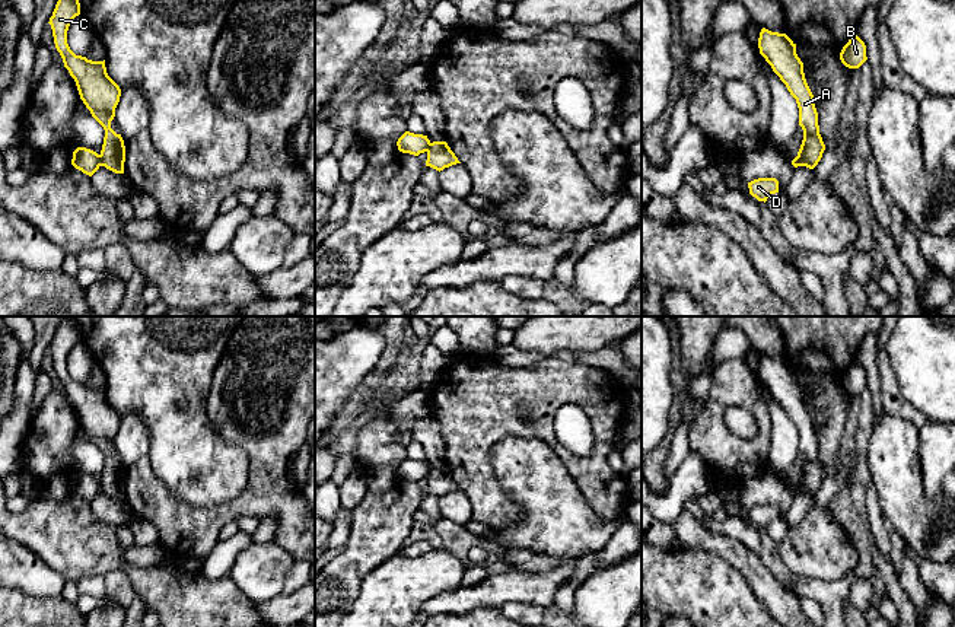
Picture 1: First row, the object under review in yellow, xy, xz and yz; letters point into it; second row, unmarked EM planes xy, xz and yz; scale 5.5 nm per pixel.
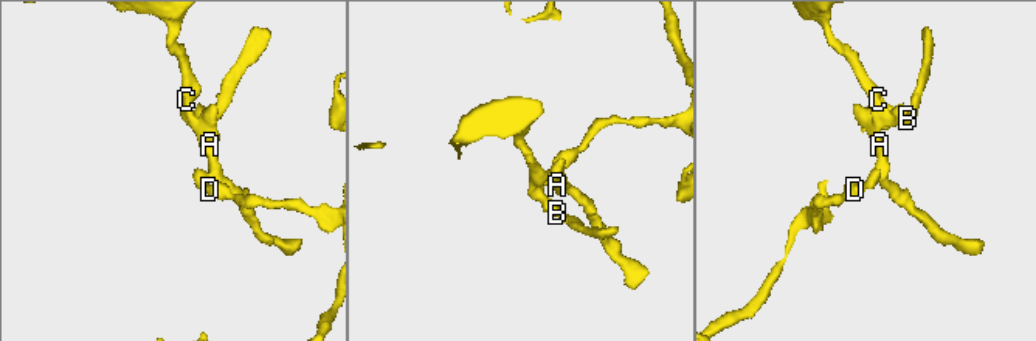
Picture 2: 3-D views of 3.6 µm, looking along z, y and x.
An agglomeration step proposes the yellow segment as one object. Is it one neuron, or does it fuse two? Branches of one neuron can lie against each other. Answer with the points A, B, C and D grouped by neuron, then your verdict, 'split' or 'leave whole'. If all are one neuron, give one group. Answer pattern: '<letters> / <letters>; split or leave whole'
A B C / D; split

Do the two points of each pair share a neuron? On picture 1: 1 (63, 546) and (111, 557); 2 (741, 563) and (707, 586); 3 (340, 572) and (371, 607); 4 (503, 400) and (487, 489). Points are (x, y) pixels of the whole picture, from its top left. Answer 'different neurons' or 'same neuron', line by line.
1: same neuron
2: different neurons
3: different neurons
4: same neuron

